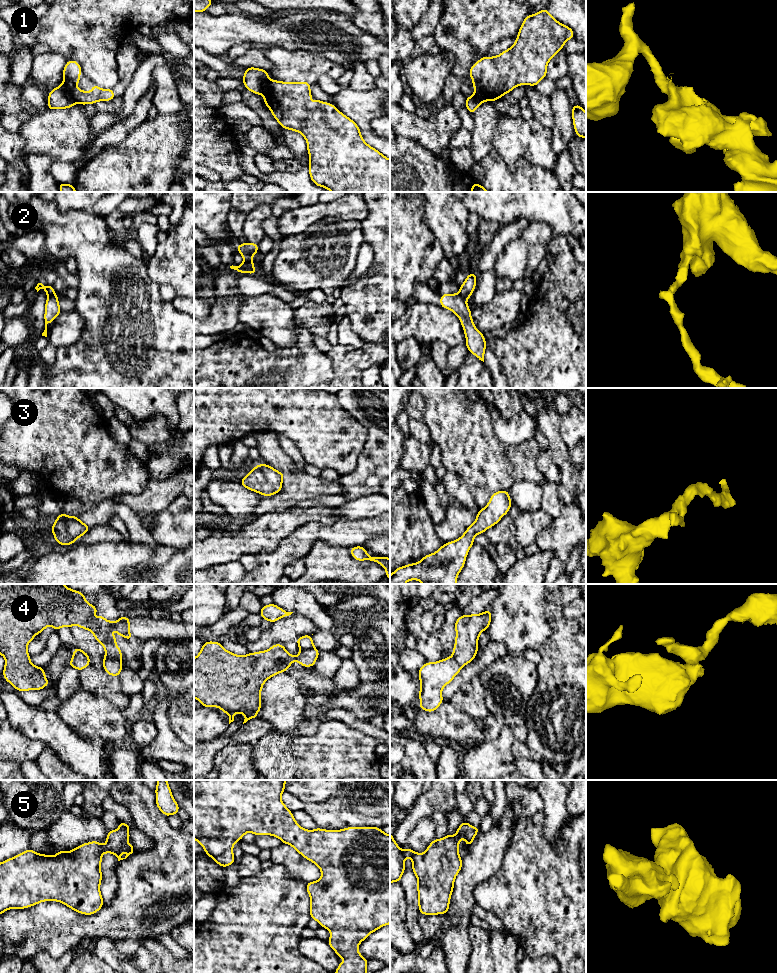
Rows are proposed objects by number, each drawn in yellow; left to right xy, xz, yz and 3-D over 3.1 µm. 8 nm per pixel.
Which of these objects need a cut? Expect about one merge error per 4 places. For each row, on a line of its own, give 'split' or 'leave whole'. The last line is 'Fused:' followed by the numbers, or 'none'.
1: split
2: split
3: leave whole
4: split
5: leave whole
Fused: 1, 2, 4

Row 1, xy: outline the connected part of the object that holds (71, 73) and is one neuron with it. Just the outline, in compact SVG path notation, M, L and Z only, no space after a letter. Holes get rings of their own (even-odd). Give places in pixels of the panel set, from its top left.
M68 60L63 69L63 85L70 91L74 101L81 105L95 104L98 101L111 101L115 98L113 89L102 89L95 83L90 92L80 90L76 85L80 82L81 66L75 60Z

